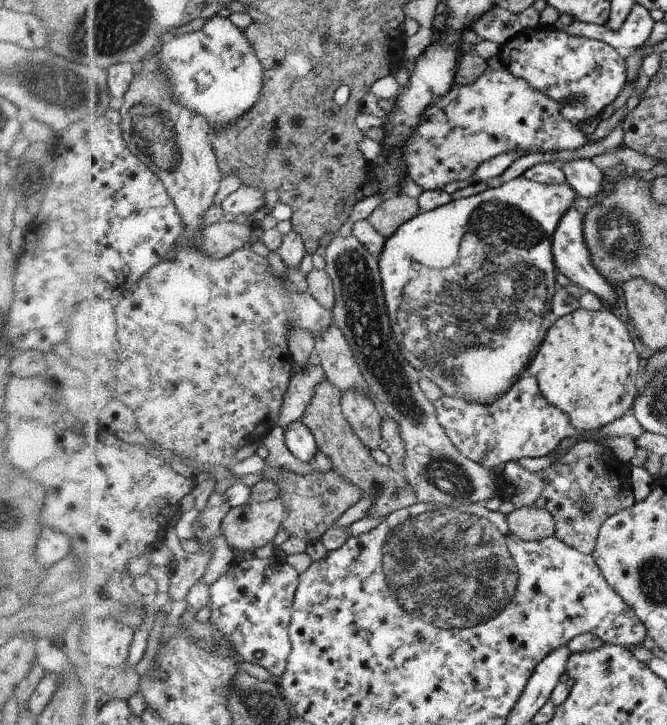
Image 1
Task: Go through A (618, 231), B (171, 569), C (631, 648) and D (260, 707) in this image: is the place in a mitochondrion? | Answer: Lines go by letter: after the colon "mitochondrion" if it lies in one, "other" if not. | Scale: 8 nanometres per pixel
A: mitochondrion
B: other
C: other
D: mitochondrion

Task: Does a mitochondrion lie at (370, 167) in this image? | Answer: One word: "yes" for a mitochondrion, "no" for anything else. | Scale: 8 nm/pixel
no

